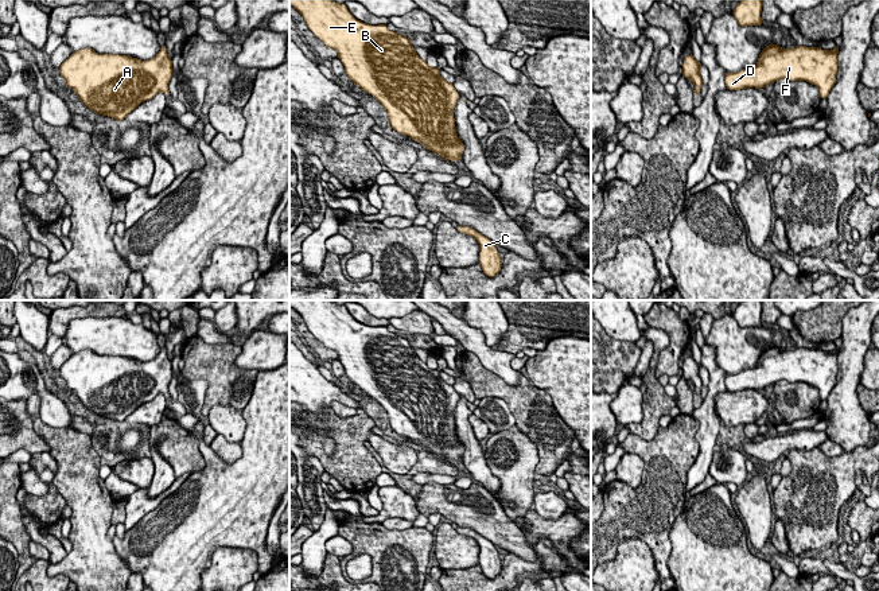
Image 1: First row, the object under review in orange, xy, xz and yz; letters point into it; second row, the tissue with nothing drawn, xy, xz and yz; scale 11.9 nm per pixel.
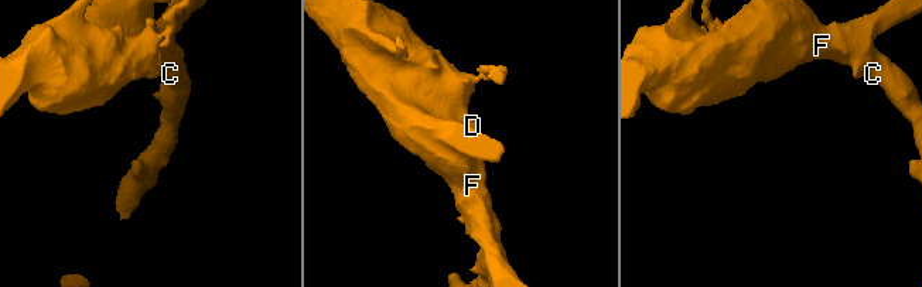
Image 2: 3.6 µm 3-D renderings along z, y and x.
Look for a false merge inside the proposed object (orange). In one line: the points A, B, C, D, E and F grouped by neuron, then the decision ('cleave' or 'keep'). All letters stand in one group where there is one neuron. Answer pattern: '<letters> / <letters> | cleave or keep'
A B C D E F | keep

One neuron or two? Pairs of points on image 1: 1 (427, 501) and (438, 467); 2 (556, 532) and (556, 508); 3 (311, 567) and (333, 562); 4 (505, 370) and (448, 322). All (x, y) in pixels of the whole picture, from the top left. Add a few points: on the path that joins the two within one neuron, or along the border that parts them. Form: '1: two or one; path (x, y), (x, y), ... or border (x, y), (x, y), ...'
1: two; border (423, 485), (416, 502)
2: two; border (570, 506), (556, 518), (543, 518), (533, 509)
3: two; border (327, 553), (318, 575), (303, 571)
4: one; path (491, 360), (462, 331)

